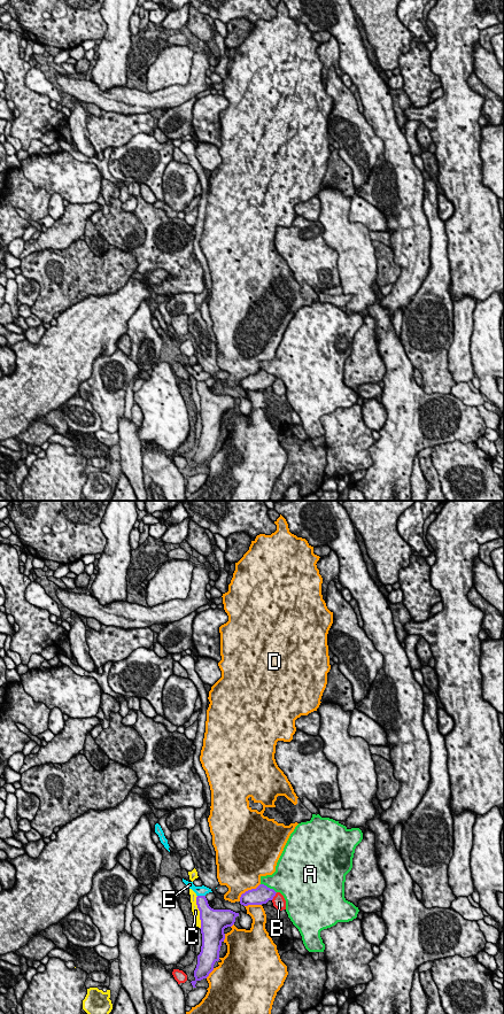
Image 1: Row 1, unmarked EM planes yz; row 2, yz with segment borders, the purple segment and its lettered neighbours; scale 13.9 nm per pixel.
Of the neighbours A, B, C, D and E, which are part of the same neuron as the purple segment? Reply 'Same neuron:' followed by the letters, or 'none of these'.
Same neuron: none of these

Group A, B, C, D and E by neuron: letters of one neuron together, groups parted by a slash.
A / B / C / D / E

